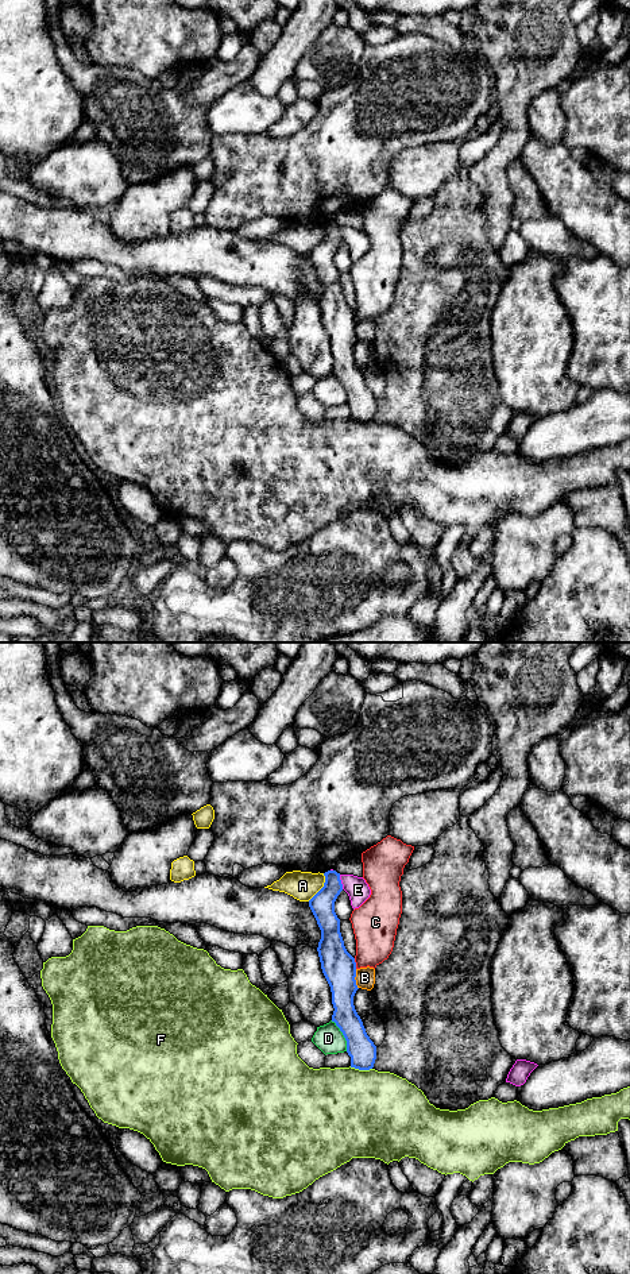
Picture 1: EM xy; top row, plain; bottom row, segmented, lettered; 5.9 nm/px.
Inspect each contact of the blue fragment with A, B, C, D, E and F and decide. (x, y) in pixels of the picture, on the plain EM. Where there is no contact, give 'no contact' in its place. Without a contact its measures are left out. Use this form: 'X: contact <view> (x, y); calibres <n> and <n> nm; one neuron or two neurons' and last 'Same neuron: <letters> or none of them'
A: contact xy (323, 239); calibres 140 and 180 nm; two neurons
B: contact xy (354, 331); calibres 200 and 110 nm; two neurons
C: contact xy (355, 316); calibres 200 and 260 nm; two neurons
D: contact xy (343, 386); calibres 160 and 170 nm; two neurons
E: contact xy (340, 234); calibres 140 and 140 nm; two neurons
F: contact xy (360, 421); calibres 160 and 500 nm; two neurons
Same neuron: none of them

